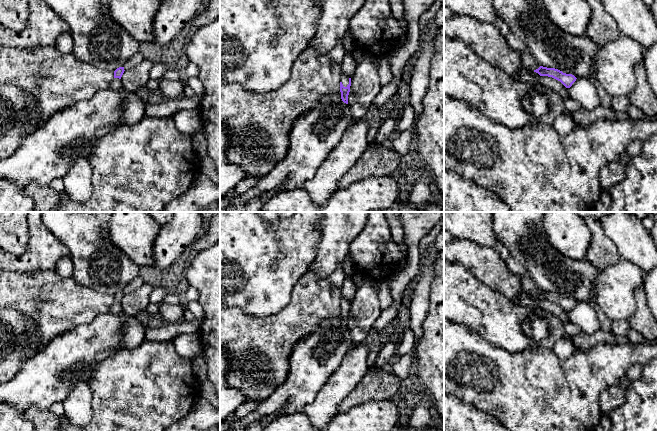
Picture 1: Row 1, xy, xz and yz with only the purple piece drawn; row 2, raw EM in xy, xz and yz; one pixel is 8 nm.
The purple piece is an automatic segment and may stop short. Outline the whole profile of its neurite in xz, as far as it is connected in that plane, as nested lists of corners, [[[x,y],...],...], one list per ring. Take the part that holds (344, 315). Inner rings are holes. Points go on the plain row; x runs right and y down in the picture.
[[[342,297],[340,302],[340,316],[341,323],[346,328],[348,328],[348,319],[350,316],[350,310],[351,310],[351,302]]]

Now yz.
[[[501,244],[499,245],[499,248],[501,257],[506,263],[508,270],[521,278],[522,286],[526,291],[532,293],[540,300],[548,300],[560,305],[566,312],[570,312],[576,305],[577,302],[572,298],[563,297],[555,292],[540,290],[530,275],[526,272],[525,268],[510,256],[506,246]]]

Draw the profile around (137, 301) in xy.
[[[143,283],[141,287],[130,294],[125,294],[122,301],[122,312],[136,317],[141,311],[147,309],[149,297],[154,287],[151,284]]]

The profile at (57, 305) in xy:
[[[0,270],[0,309],[13,307],[33,319],[38,328],[37,333],[30,340],[33,353],[29,358],[40,352],[55,337],[79,325],[93,322],[98,315],[108,313],[113,303],[114,296],[101,294],[89,287],[83,286],[77,283],[72,276],[63,278],[56,270],[39,270],[30,274]]]

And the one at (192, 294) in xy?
[[[189,286],[187,291],[182,294],[182,299],[186,303],[198,302],[199,297],[200,297],[199,291],[192,286]]]

